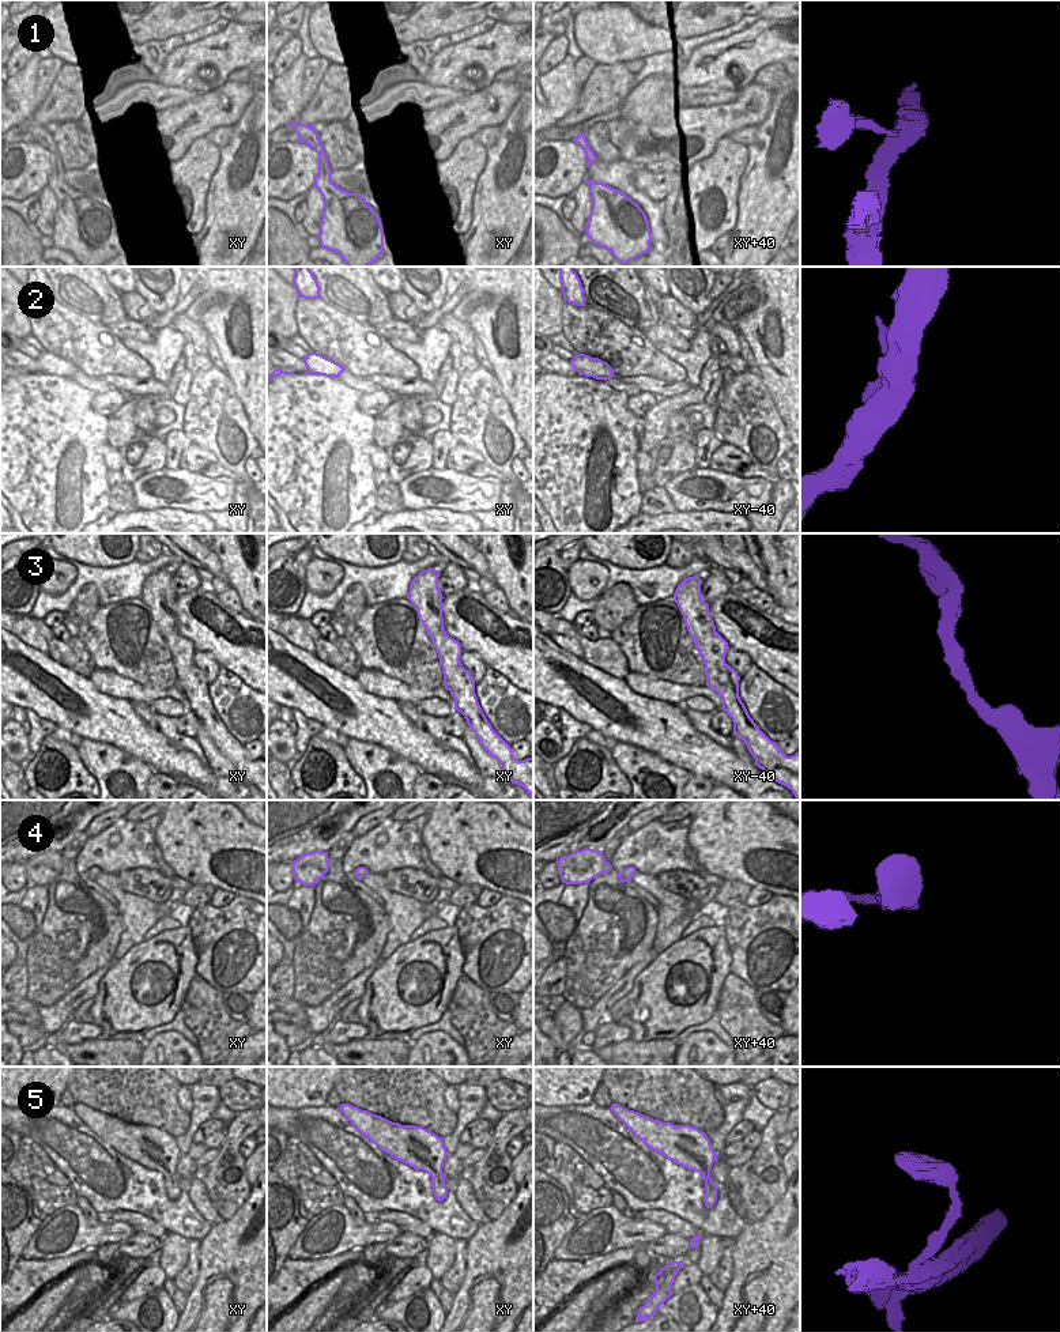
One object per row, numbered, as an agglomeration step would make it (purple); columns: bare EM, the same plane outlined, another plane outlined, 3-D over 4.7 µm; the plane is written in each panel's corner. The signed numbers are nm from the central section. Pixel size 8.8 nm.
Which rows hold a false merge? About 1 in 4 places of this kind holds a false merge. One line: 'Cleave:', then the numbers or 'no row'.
Cleave: no row

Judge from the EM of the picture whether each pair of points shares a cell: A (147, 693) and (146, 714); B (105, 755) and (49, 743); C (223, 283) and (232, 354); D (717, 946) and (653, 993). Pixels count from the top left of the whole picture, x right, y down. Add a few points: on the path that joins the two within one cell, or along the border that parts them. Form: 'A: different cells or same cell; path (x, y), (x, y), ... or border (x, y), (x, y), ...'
A: different cells; border (132, 701), (150, 704)
B: different cells; border (75, 747), (80, 762), (95, 777)
C: same cell; path (227, 301), (225, 336)
D: same cell; path (708, 962), (683, 958), (670, 963), (667, 972)

